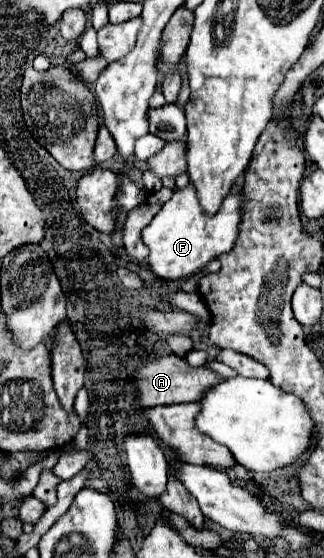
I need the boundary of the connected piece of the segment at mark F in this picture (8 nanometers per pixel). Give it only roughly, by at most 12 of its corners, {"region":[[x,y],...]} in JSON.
{"region":[[192,185],[158,211],[142,241],[148,269],[184,281],[238,235],[240,195],[204,217]]}

